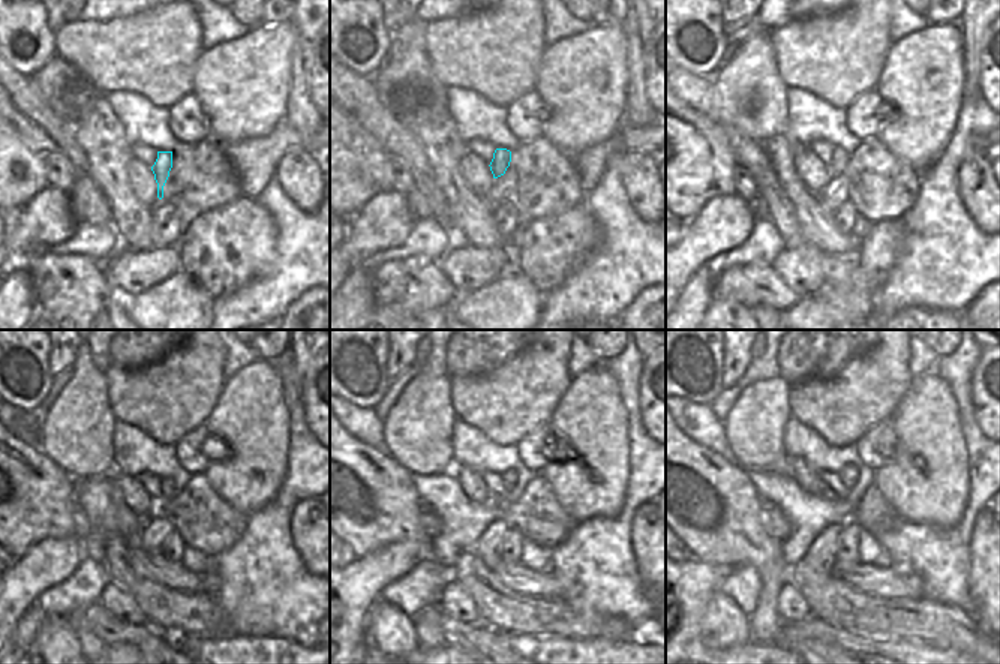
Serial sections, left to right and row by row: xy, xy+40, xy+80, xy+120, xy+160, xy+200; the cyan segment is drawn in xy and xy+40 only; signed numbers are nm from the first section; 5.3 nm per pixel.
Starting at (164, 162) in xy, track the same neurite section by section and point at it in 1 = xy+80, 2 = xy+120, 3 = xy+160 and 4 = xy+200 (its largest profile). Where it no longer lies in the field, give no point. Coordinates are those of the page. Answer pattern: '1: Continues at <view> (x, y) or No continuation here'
1: Continues at xy+80 (840, 158)
2: Continues at xy+120 (168, 490)
3: Continues at xy+160 (510, 475)
4: Continues at xy+200 (849, 475)

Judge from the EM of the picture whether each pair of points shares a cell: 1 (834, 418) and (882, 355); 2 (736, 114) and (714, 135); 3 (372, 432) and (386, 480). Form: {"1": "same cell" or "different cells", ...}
{"1": "same cell", "2": "different cells", "3": "different cells"}

